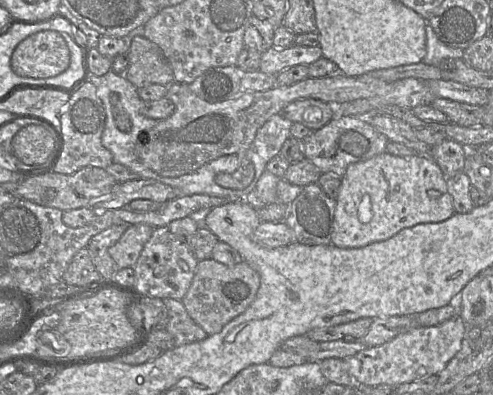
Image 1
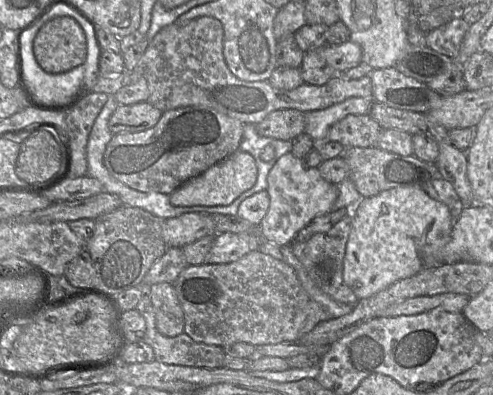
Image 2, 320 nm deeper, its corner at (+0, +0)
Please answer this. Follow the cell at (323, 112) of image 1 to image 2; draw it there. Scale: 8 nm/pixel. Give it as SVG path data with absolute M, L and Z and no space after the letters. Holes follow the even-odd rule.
M295 109L275 110L255 126L260 136L292 141L305 130L304 113Z

